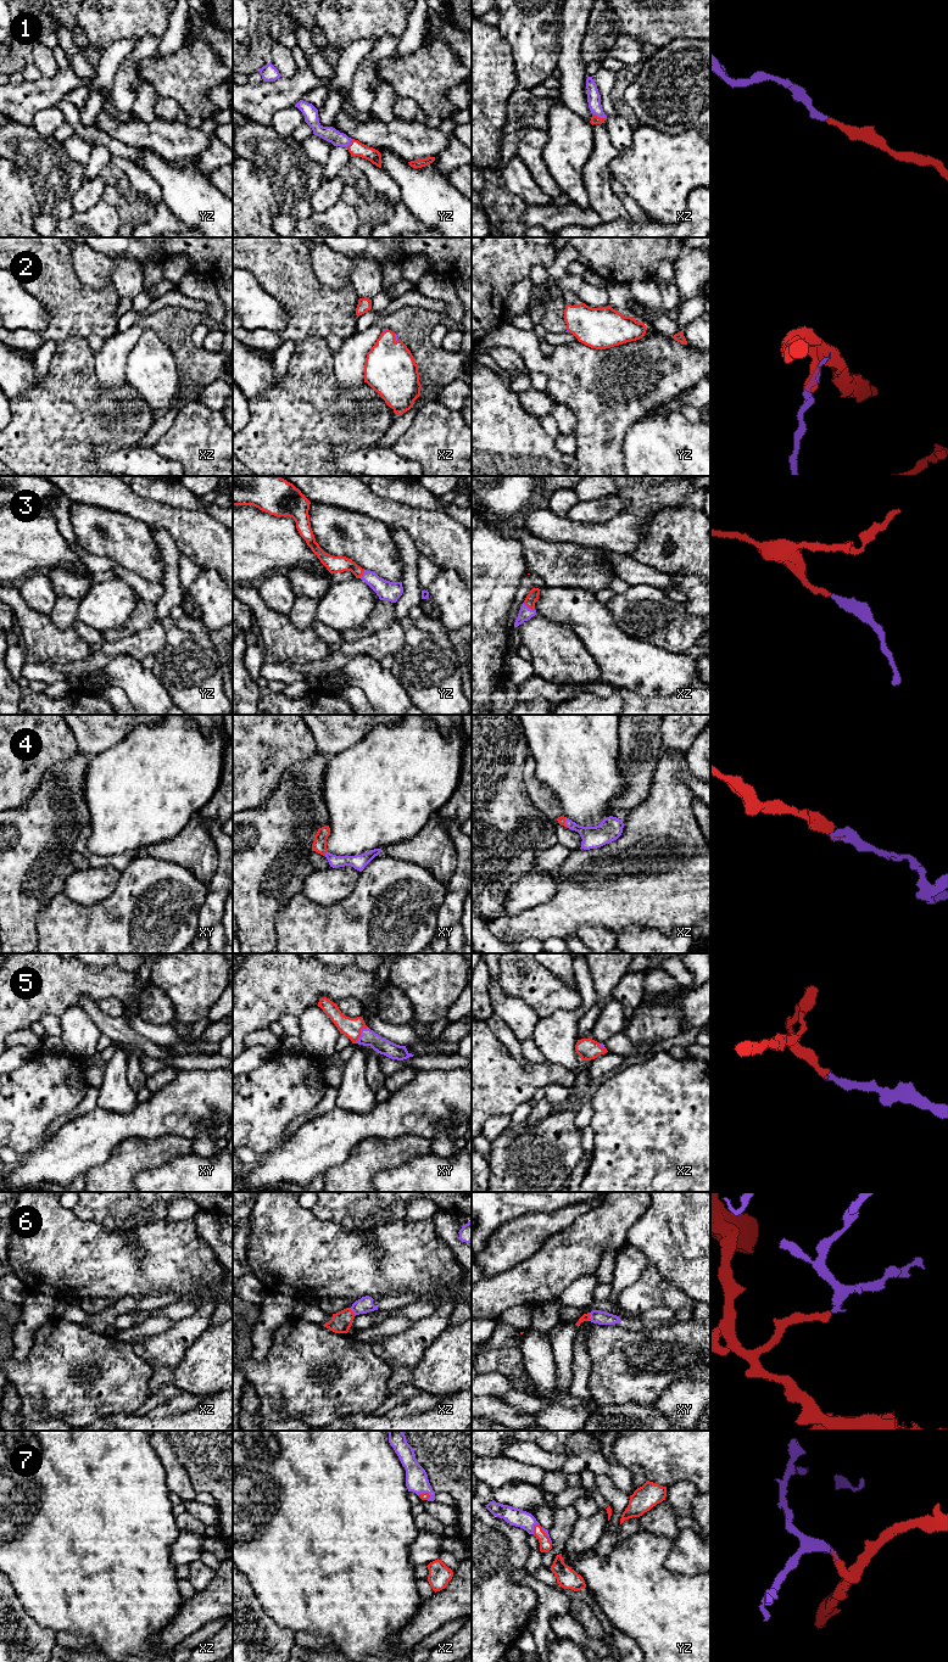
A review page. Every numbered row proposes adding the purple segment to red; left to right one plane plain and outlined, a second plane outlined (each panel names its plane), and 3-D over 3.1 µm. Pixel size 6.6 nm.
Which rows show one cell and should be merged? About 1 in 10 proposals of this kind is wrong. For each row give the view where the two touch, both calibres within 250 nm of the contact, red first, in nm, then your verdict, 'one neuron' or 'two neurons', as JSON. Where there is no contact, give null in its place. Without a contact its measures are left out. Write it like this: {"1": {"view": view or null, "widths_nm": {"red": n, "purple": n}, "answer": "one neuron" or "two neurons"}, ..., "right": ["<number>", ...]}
{"1": {"view": "xz", "widths_nm": {"red": 60, "purple": 90}, "answer": "one neuron"}, "2": {"view": "xz", "widths_nm": {"red": 340, "purple": 20}, "answer": "one neuron"}, "3": {"view": "xz", "widths_nm": {"red": 70, "purple": 90}, "answer": "one neuron"}, "4": {"view": "xy", "widths_nm": {"red": 100, "purple": 100}, "answer": "one neuron"}, "5": {"view": "xy", "widths_nm": {"red": 130, "purple": 110}, "answer": "one neuron"}, "6": {"view": "xy", "widths_nm": {"red": 50, "purple": 90}, "answer": "one neuron"}, "7": {"view": "yz", "widths_nm": {"red": 80, "purple": 120}, "answer": "one neuron"}, "right": ["1", "2", "3", "4", "5", "6", "7"]}

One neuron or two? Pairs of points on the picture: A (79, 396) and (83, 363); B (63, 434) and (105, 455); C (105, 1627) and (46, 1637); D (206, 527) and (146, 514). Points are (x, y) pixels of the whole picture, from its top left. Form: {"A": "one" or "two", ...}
{"A": "one", "B": "two", "C": "two", "D": "one"}

